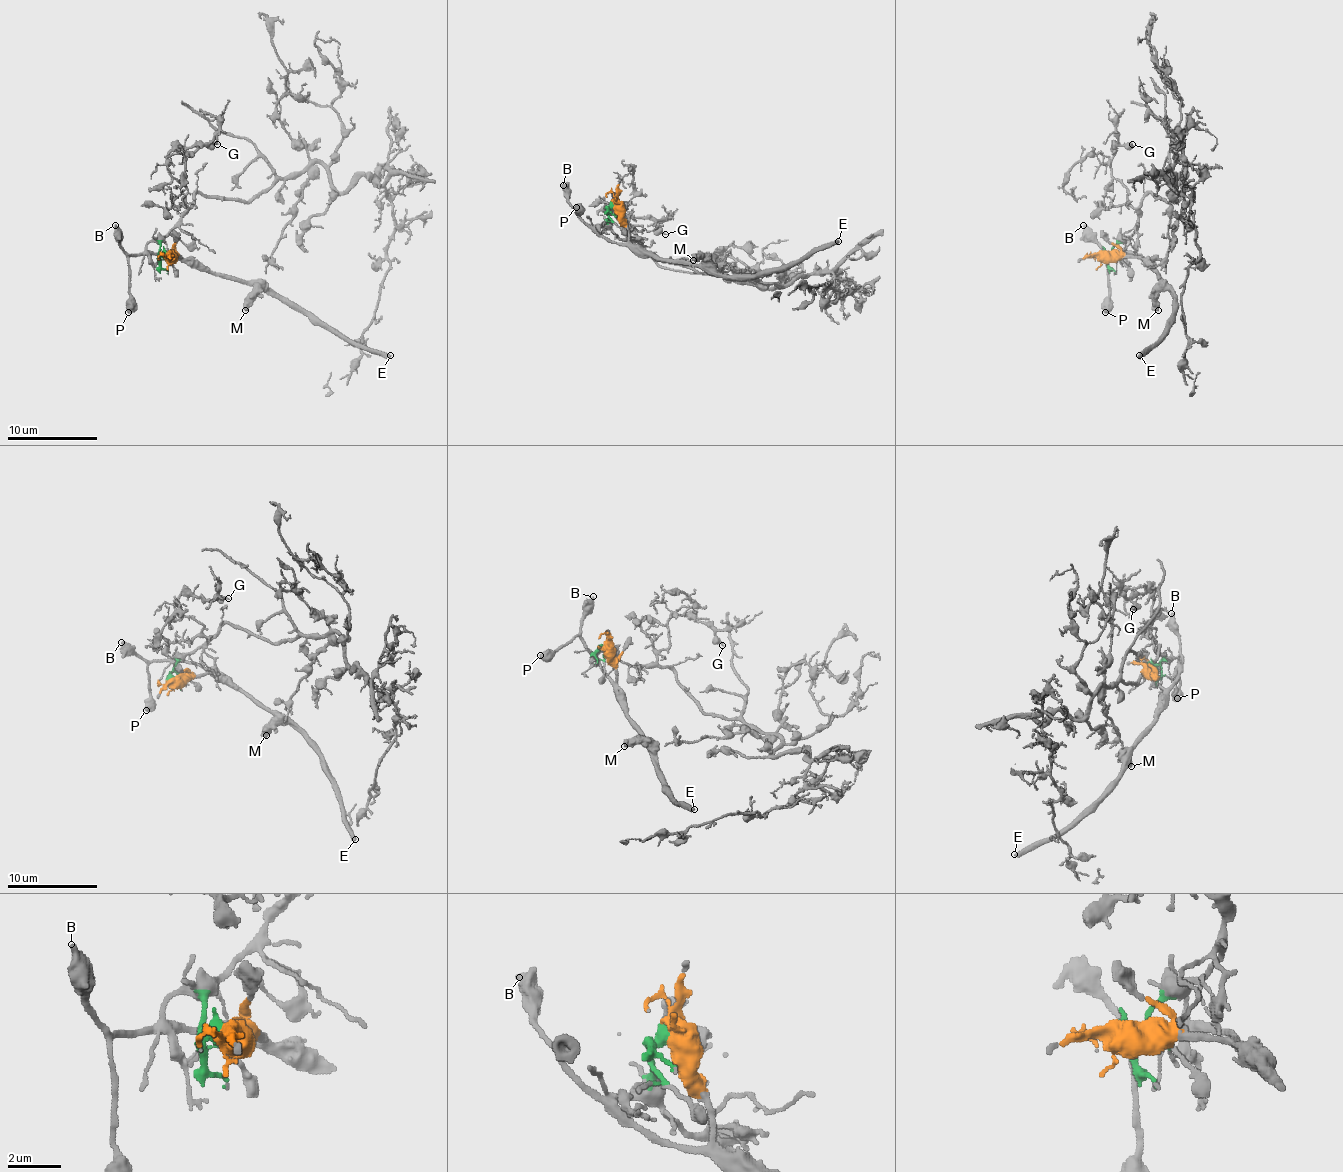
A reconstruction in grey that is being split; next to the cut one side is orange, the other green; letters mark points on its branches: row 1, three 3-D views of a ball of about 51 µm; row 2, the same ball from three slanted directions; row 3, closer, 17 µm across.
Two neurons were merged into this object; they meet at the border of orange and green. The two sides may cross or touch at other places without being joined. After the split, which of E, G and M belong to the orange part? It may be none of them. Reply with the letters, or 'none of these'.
E, M

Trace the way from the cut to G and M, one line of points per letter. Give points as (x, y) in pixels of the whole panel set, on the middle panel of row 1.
G: (614, 205), (607, 212), (607, 225), (621, 239), (632, 239), (634, 230), (616, 212), (650, 219), (666, 234)
M: (614, 205), (618, 223), (632, 243), (639, 243), (663, 259), (693, 264), (702, 259), (693, 259)

